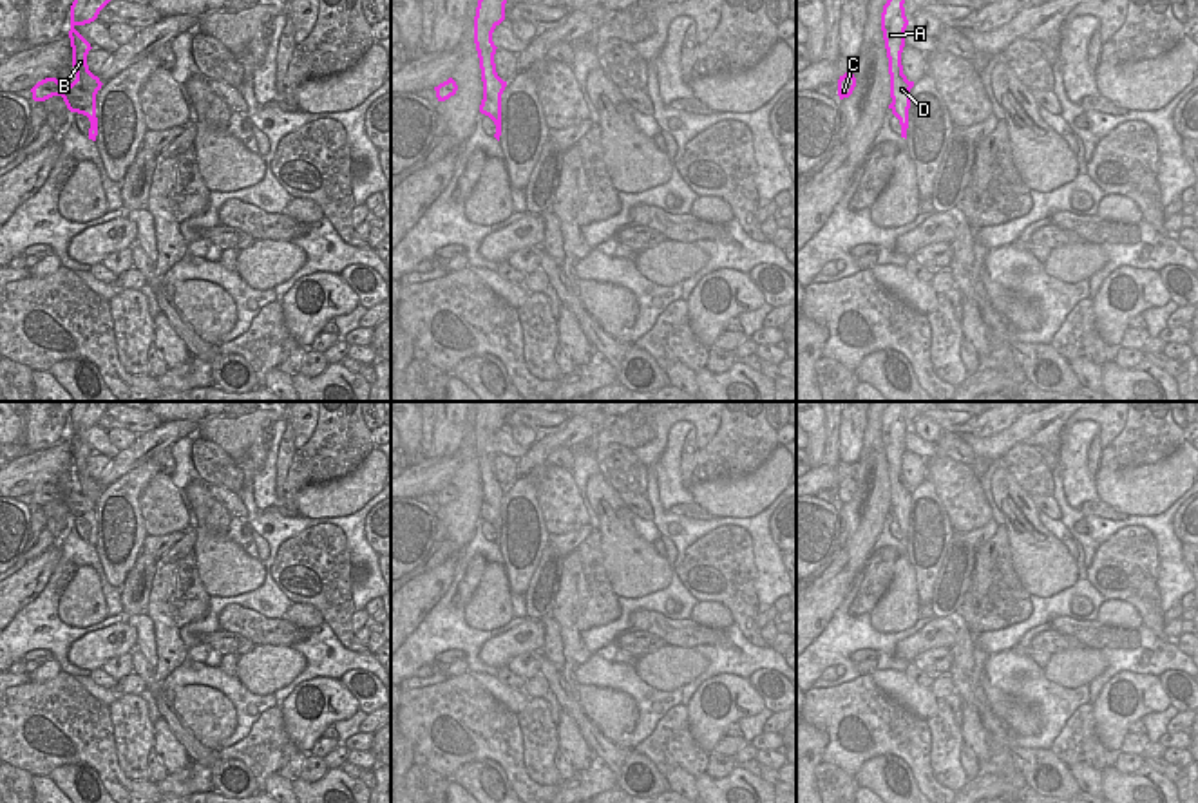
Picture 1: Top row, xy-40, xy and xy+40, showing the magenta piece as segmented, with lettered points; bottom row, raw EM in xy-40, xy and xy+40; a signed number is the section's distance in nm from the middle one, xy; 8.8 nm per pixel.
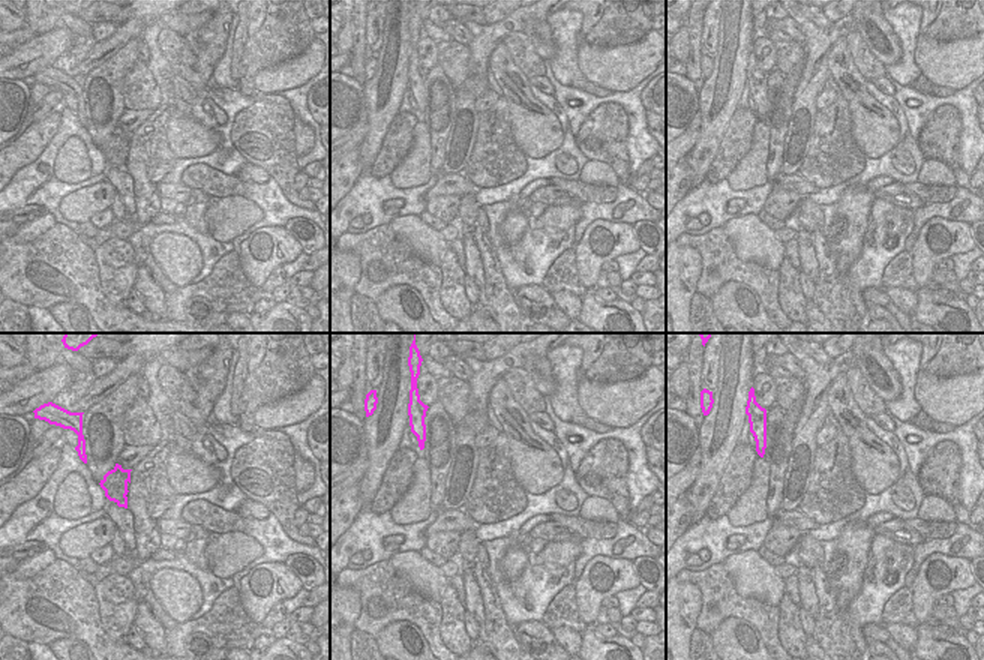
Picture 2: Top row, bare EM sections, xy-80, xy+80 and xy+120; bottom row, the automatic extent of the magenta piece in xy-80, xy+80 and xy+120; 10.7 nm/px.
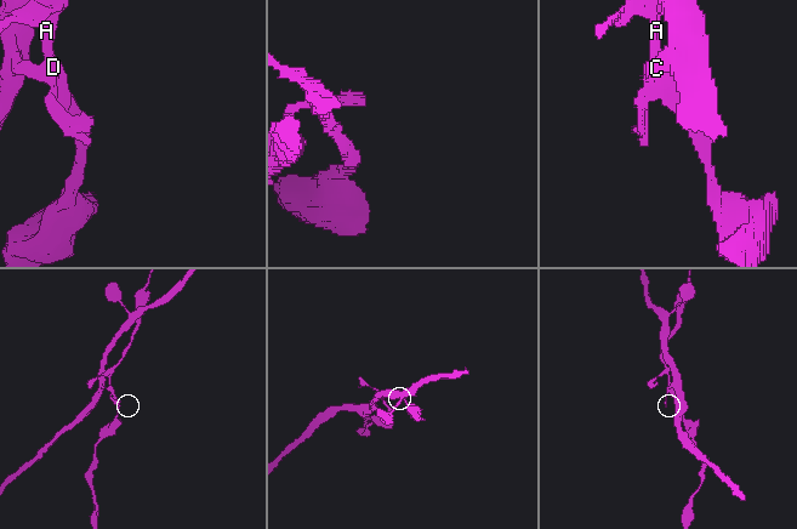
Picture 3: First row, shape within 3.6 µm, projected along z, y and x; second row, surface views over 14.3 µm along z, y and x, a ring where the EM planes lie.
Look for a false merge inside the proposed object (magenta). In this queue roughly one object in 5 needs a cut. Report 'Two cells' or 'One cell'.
Two cells.

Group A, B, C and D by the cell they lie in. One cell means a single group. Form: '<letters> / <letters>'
A B D / C

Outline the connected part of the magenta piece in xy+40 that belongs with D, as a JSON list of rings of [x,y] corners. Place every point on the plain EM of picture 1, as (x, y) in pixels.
[[[889,402],[881,418],[881,436],[889,463],[889,479],[890,479],[890,503],[894,514],[899,519],[901,535],[908,534],[908,514],[910,514],[910,494],[914,487],[908,487],[903,479],[901,458],[905,452],[905,434],[908,425],[905,421],[905,402]]]

